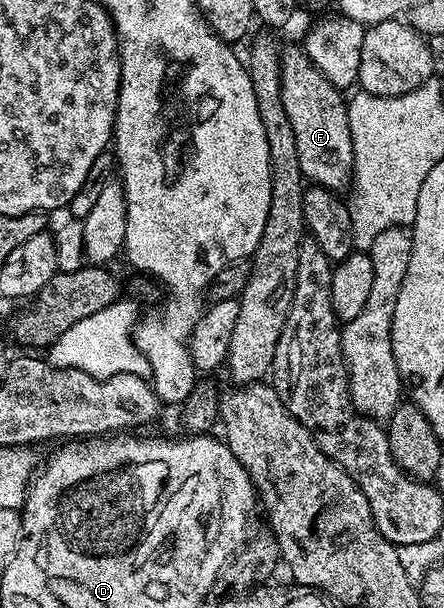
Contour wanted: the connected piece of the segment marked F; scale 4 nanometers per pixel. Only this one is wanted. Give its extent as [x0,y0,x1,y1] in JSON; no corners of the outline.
[280,46,354,193]

